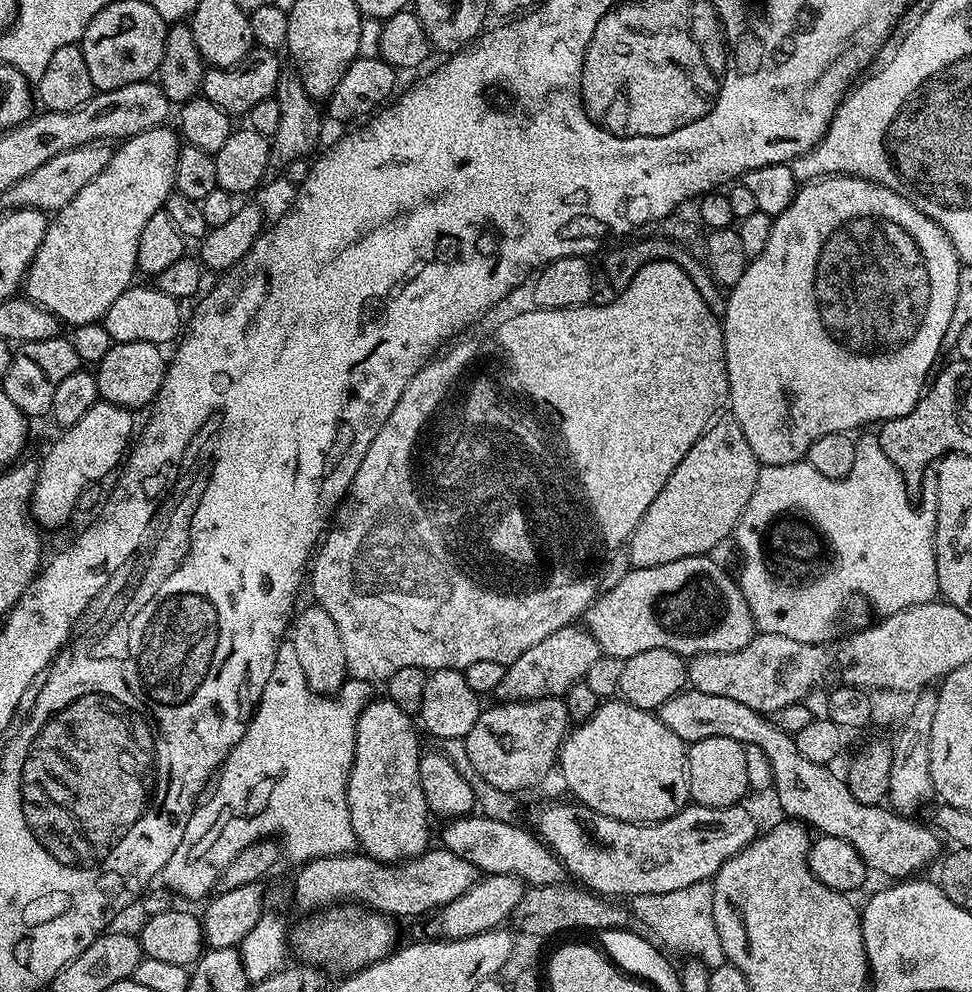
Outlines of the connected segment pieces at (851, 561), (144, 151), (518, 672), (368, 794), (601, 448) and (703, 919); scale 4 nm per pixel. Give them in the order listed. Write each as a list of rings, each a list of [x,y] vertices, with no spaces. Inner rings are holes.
[[[857,435],[855,442],[854,470],[850,470],[850,474],[846,474],[846,478],[841,480],[818,474],[818,470],[814,470],[814,466],[807,462],[786,466],[766,464],[761,467],[754,494],[750,494],[750,502],[746,502],[746,510],[742,510],[734,533],[736,548],[740,551],[738,583],[760,632],[782,634],[782,638],[794,638],[794,642],[824,644],[836,628],[836,615],[843,610],[844,603],[855,592],[865,596],[872,603],[873,610],[880,612],[881,617],[892,616],[910,606],[931,604],[937,599],[940,587],[936,569],[935,519],[920,520],[911,498],[908,497],[911,496],[910,489],[904,484],[904,478],[894,462],[886,458],[879,435]],[[790,507],[803,508],[810,513],[813,520],[820,524],[820,528],[828,536],[832,536],[832,544],[836,544],[836,568],[831,568],[828,574],[823,575],[816,584],[808,585],[808,588],[788,588],[785,584],[772,580],[772,576],[768,576],[767,568],[764,568],[765,559],[760,555],[761,529],[765,529],[765,521]]]
[[[161,126],[123,141],[113,151],[106,170],[102,170],[90,186],[82,186],[72,201],[51,217],[42,246],[38,246],[38,254],[28,265],[28,275],[22,285],[23,295],[53,312],[68,326],[103,321],[106,310],[114,306],[114,298],[133,287],[135,280],[132,279],[138,276],[138,238],[142,238],[146,222],[163,209],[166,198],[175,189],[174,170],[178,166],[182,140],[173,129],[172,132],[168,126]]]
[[[569,626],[554,630],[542,638],[542,642],[534,642],[526,654],[518,654],[514,663],[507,665],[502,682],[496,688],[495,695],[504,702],[518,700],[537,700],[551,696],[563,697],[570,686],[581,683],[590,670],[590,665],[598,662],[601,655],[600,647],[594,637],[588,633],[587,627]]]
[[[387,698],[373,699],[360,712],[356,727],[354,762],[348,775],[348,809],[350,826],[356,835],[359,851],[363,855],[380,860],[383,864],[395,864],[421,856],[428,851],[428,820],[430,813],[426,794],[422,794],[422,782],[418,778],[418,762],[422,755],[420,740],[416,737],[417,725],[413,717],[398,710],[394,702]]]
[[[670,260],[650,261],[648,265],[642,266],[640,270],[633,276],[633,280],[623,291],[612,300],[609,304],[600,304],[597,308],[593,306],[581,306],[579,308],[538,308],[529,307],[529,312],[520,312],[517,316],[512,316],[498,331],[498,341],[505,347],[508,352],[512,352],[512,360],[516,360],[518,371],[520,372],[520,380],[524,380],[524,384],[528,384],[528,388],[532,388],[532,392],[536,392],[536,396],[544,396],[544,400],[552,400],[552,404],[556,404],[556,408],[560,408],[560,412],[564,412],[564,428],[568,428],[568,440],[572,440],[572,452],[576,452],[576,460],[580,460],[580,472],[584,472],[584,484],[588,484],[588,496],[592,496],[592,504],[596,504],[596,516],[600,516],[600,521],[604,523],[604,532],[608,535],[608,540],[621,540],[627,545],[628,539],[634,534],[634,530],[638,526],[638,522],[642,522],[642,514],[646,514],[646,510],[650,510],[650,502],[654,502],[654,498],[658,498],[658,494],[662,490],[662,486],[666,486],[666,482],[670,478],[670,474],[674,474],[674,470],[678,466],[678,462],[682,462],[682,458],[686,458],[686,454],[690,450],[690,446],[694,446],[694,442],[698,442],[698,438],[717,419],[720,407],[729,403],[728,398],[728,363],[726,362],[726,354],[724,353],[724,325],[721,317],[713,314],[706,306],[706,302],[702,300],[702,295],[698,292],[694,282],[687,276],[686,270],[676,265]]]
[[[711,880],[694,882],[694,886],[686,886],[674,893],[676,904],[660,904],[664,902],[640,902],[634,908],[634,916],[649,928],[651,935],[669,953],[681,952],[693,961],[704,964],[709,970],[726,963],[722,950],[722,938],[718,938],[718,926],[714,926],[714,886]]]

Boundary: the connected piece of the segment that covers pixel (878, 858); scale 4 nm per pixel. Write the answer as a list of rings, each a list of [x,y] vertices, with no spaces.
[[[689,687],[667,700],[658,709],[658,715],[660,721],[670,726],[670,730],[685,742],[702,738],[734,738],[745,746],[756,744],[766,758],[770,758],[772,788],[783,815],[803,822],[809,829],[817,828],[817,833],[850,842],[873,873],[892,876],[888,878],[908,878],[939,857],[939,835],[931,827],[928,829],[885,805],[863,805],[856,801],[843,775],[835,776],[827,764],[802,758],[795,735],[782,731],[765,713],[750,710],[750,706],[742,706],[742,702],[733,702],[731,698],[702,694],[697,688]]]

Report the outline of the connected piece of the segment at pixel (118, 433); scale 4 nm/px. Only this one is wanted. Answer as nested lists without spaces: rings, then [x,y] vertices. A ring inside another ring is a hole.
[[[98,402],[90,406],[74,426],[59,433],[61,436],[53,442],[44,461],[39,461],[32,491],[32,519],[41,529],[62,527],[76,512],[78,494],[82,494],[86,486],[100,484],[103,476],[111,477],[121,467],[134,440],[132,416],[133,413],[122,406]]]

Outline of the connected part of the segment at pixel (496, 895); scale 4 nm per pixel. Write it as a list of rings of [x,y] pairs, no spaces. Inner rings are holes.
[[[485,875],[477,880],[474,886],[470,886],[470,890],[466,890],[466,894],[454,898],[454,902],[439,905],[438,911],[431,917],[433,920],[425,926],[423,935],[441,940],[461,940],[488,932],[492,928],[507,925],[511,921],[514,906],[518,906],[518,902],[522,902],[522,894],[525,890],[524,881],[518,879],[517,876]]]

